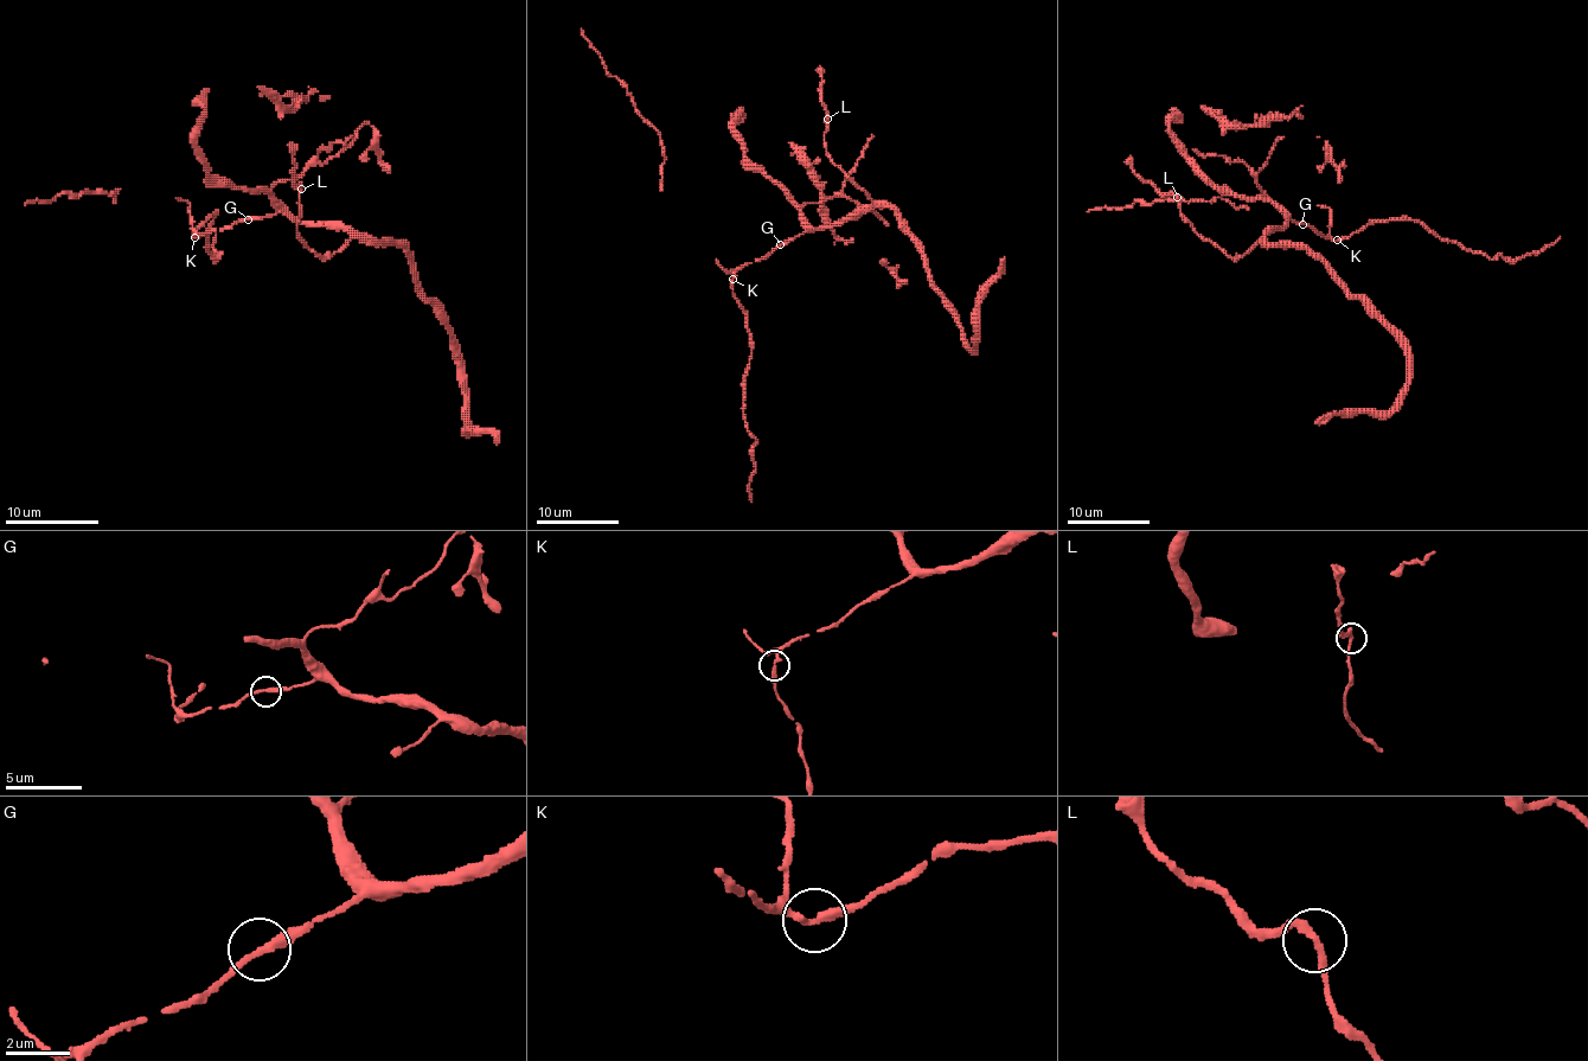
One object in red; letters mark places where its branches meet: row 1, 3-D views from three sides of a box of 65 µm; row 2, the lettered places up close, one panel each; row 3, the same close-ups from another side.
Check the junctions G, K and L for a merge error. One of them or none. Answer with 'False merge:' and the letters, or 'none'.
False merge: none

